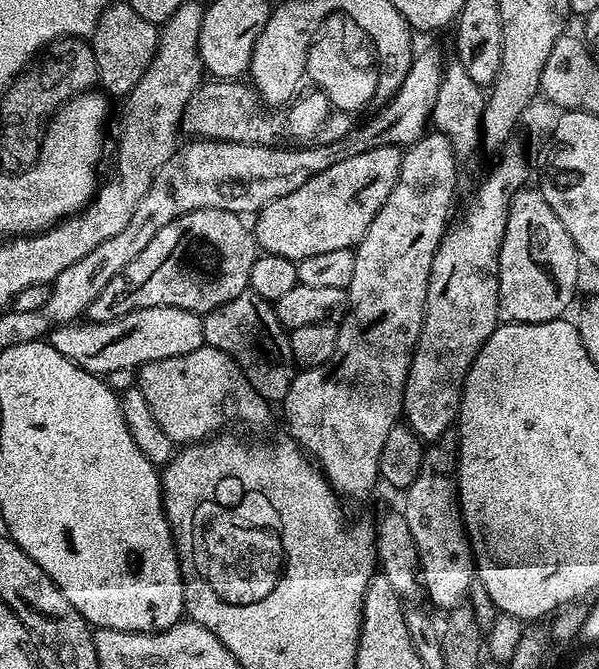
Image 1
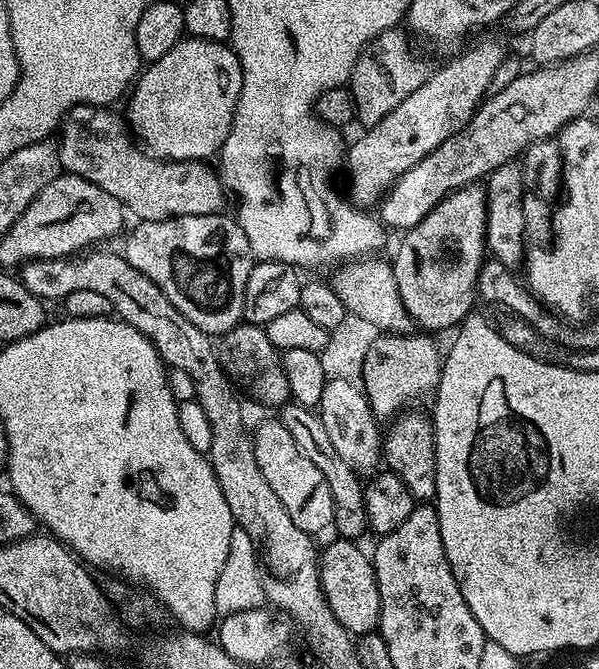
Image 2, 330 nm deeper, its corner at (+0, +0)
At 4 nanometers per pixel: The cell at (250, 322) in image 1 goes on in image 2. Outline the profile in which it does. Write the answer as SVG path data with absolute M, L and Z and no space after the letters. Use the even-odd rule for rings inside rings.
M241 322L235 328L223 333L218 340L218 355L220 365L224 367L228 379L237 389L243 390L245 388L258 403L265 404L266 407L273 408L273 410L279 410L289 403L290 382L286 382L286 370L282 370L282 362L280 361L282 353L274 346L274 342L270 342L270 338L264 333L261 325Z

